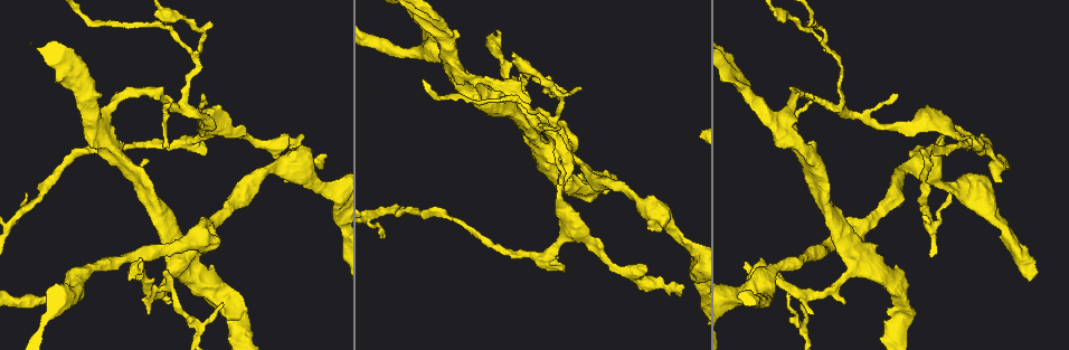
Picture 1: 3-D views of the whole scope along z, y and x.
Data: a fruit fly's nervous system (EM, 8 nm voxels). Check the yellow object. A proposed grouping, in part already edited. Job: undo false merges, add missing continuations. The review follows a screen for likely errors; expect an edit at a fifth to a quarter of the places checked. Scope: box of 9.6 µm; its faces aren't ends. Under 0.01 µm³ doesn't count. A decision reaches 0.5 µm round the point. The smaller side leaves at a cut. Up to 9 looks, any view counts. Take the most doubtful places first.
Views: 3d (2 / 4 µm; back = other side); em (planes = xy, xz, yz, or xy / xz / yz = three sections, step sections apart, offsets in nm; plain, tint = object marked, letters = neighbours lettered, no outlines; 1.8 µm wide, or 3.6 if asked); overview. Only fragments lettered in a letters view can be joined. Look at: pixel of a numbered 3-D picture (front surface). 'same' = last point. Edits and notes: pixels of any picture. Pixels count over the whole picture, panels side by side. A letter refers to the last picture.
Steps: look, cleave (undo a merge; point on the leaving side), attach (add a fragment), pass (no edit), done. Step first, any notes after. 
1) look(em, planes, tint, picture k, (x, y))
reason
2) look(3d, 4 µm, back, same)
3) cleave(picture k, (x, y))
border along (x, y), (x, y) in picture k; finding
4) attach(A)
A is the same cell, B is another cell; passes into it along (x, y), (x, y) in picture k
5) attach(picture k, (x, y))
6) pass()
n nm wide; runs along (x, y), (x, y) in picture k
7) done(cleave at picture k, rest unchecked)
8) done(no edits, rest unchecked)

look(em, xz, step 16, letters, picture 1, (749, 277))
free end

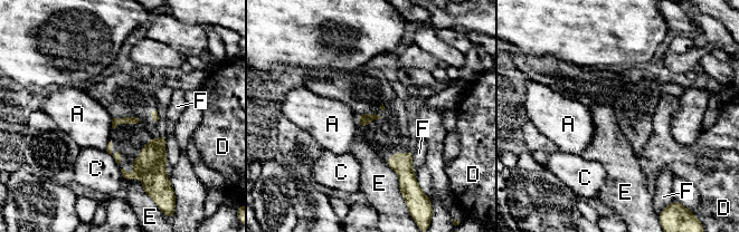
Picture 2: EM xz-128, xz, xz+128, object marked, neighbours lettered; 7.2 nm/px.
pass()
A, C, D, E and F are other cells; border along (385, 161), (396, 173), (399, 189) in picture 2; no lettered fragment goes on from it

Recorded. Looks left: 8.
look(em, planes, letters, picture 1, (201, 238))
abrupt turn

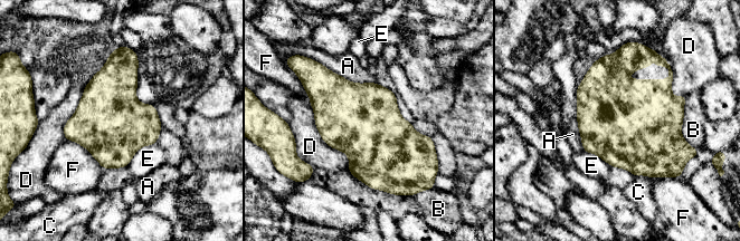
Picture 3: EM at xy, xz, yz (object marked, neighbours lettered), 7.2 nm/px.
pass()
A, B, C, D, E and F are other cells; border along (155, 142), (143, 145), (125, 166) in picture 3; continuous, no second cell

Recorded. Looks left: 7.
look(3d, 2 µm, back, picture 1, (1000, 154))
an open end

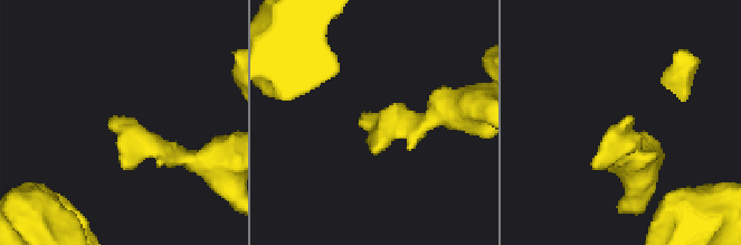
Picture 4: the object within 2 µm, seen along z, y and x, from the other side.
look(em, xz, step 4, letters, picture 4, (109, 117))

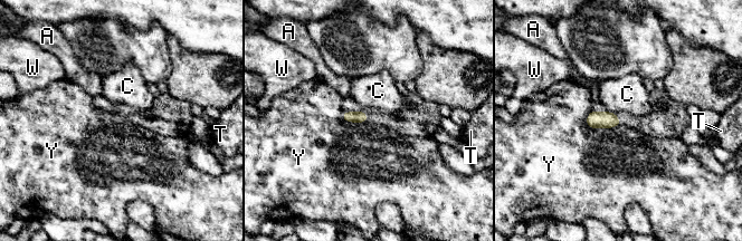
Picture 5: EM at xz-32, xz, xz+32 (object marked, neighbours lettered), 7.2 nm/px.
look(em, planes, letters, same)
another direction

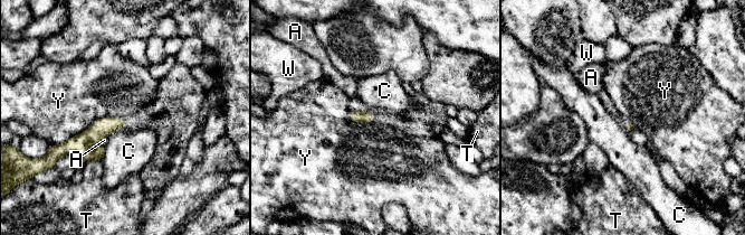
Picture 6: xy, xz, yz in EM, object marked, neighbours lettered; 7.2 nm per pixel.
pass()
A, C, T, W and Y are other cells; border along (122, 116), (98, 118), (51, 144) in picture 6; no lettered fragment goes on from it

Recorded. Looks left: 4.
look(em, 3.6 µm, planes, letters, picture 1, (301, 135))
branch stops here

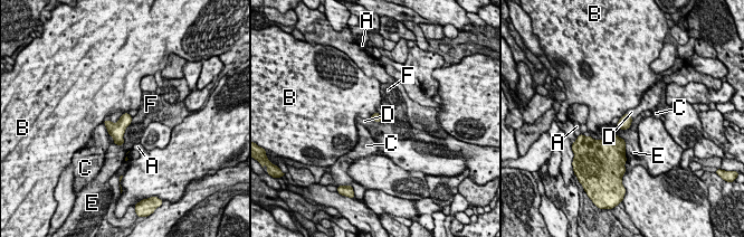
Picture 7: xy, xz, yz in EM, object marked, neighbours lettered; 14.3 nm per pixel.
attach(D)
D is the same cell, A, B, C, E and F are other cells; the cell continues

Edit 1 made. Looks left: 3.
done(attach at picture 7, rest unchecked)

